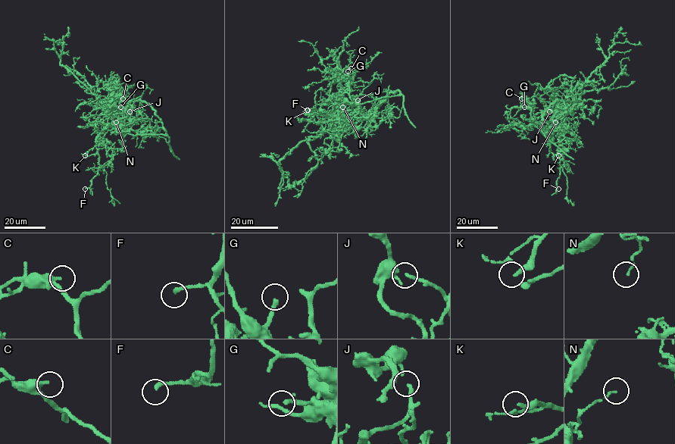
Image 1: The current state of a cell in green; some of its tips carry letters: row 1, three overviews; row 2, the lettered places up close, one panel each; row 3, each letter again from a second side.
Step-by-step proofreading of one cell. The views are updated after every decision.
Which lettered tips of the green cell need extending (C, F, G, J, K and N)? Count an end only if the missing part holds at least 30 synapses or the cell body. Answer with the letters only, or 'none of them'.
G, J, K

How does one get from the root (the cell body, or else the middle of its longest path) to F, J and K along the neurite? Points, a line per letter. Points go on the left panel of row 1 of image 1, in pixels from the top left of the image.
F: (104, 107), (96, 121), (95, 147), (101, 169), (92, 179), (92, 185), (85, 189)
J: (104, 107), (110, 106), (124, 117), (129, 111)
K: (104, 107), (96, 121), (96, 145), (85, 155)

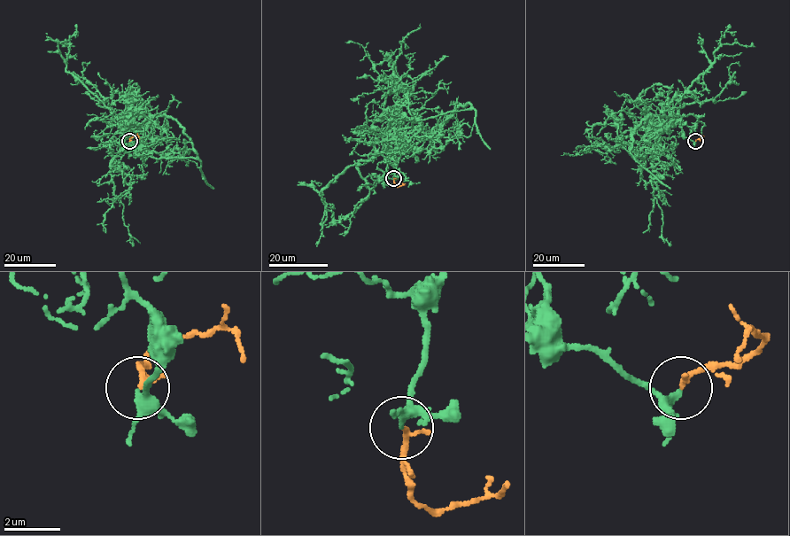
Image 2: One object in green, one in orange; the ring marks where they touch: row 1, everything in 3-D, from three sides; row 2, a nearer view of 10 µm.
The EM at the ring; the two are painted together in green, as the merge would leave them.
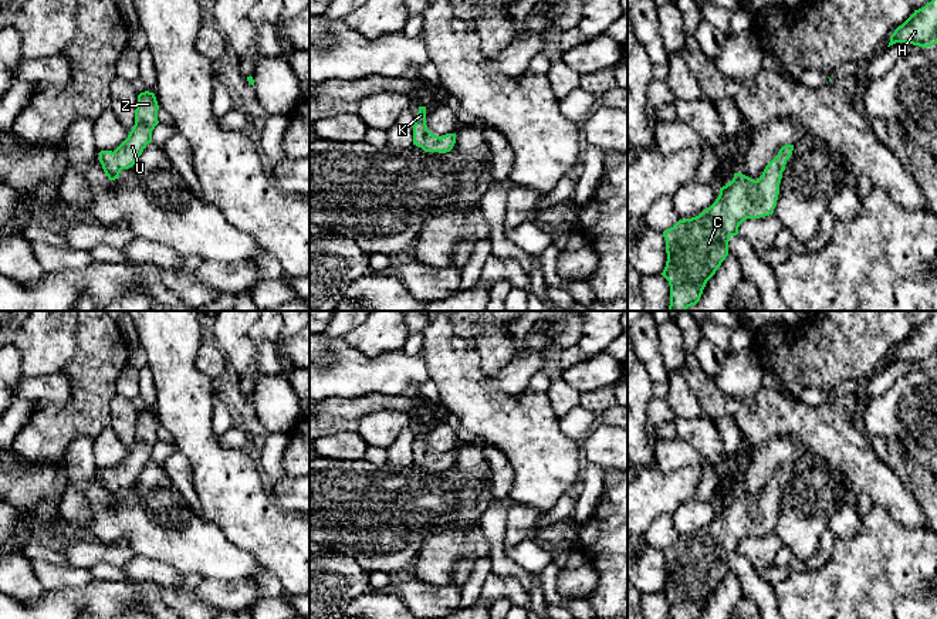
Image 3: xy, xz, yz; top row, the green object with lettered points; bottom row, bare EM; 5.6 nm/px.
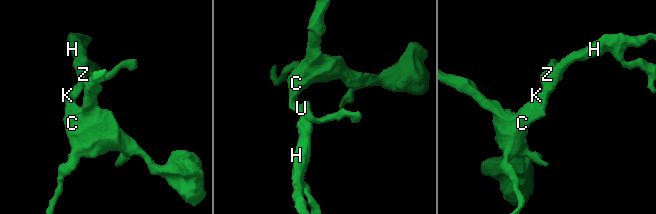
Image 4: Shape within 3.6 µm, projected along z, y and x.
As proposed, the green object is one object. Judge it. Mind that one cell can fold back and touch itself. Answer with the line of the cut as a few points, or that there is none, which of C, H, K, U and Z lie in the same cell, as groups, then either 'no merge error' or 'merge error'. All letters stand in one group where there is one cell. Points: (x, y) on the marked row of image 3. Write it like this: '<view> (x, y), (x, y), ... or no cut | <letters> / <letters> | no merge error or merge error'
no cut | C H K U Z | no merge error

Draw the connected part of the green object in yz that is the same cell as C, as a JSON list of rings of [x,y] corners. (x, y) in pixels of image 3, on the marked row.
[[[785,145],[758,180],[734,173],[716,202],[698,216],[663,231],[667,261],[662,275],[670,285],[669,311],[686,311],[700,301],[707,281],[728,256],[728,241],[747,219],[774,213],[779,183],[794,145]]]

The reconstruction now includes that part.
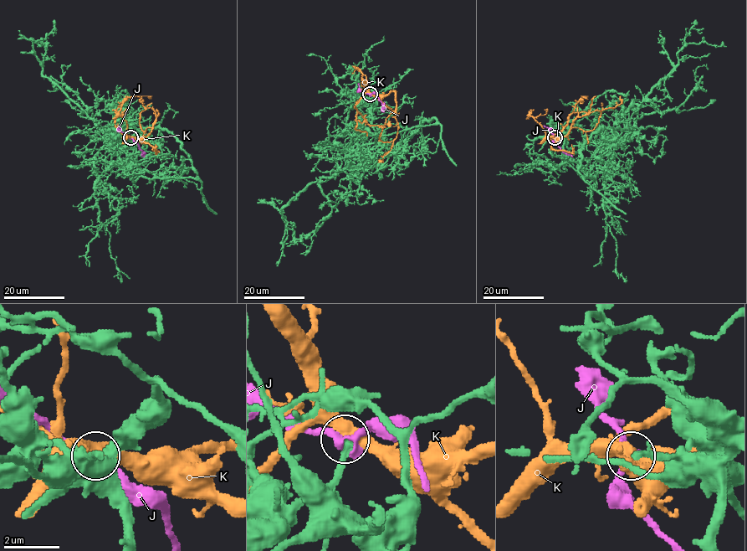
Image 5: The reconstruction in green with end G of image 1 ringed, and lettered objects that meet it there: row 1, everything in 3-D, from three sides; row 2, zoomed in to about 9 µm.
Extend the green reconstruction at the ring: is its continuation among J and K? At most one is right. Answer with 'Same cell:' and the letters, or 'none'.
Same cell: none

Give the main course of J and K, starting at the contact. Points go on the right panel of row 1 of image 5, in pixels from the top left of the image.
J: (555, 137), (555, 143), (572, 157)
K: (555, 137), (564, 136), (577, 117), (615, 107), (621, 103), (620, 95)

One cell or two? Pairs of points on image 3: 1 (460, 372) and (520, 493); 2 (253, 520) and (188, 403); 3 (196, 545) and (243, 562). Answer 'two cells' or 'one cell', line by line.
1: one cell
2: one cell
3: one cell

